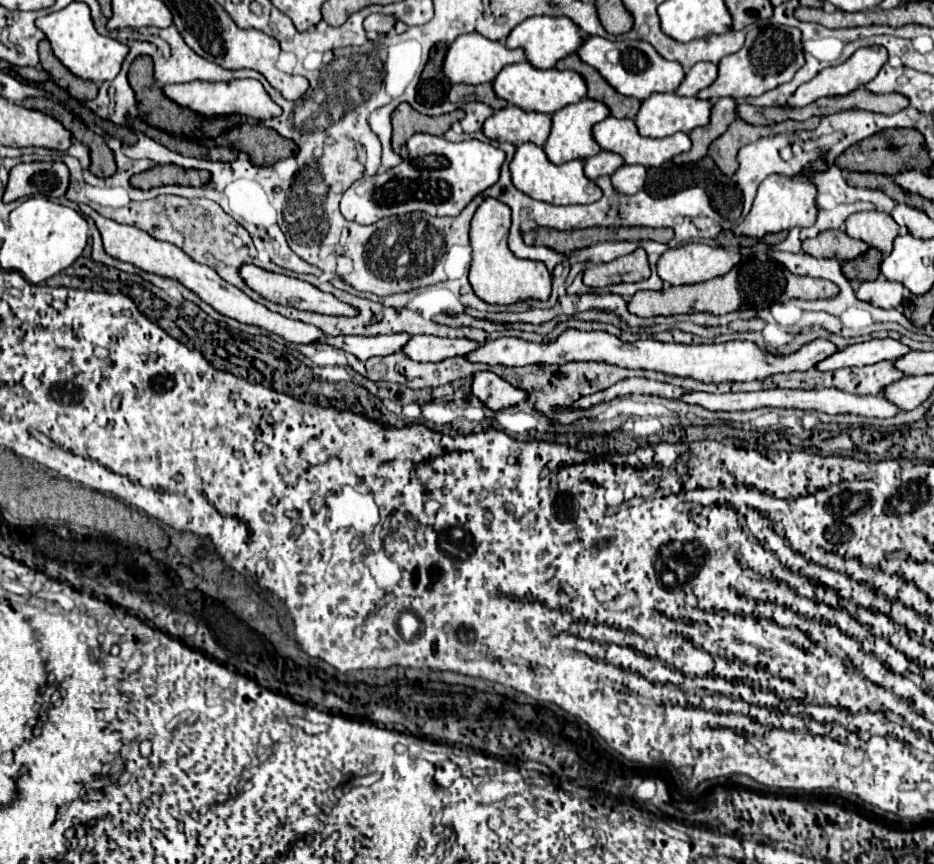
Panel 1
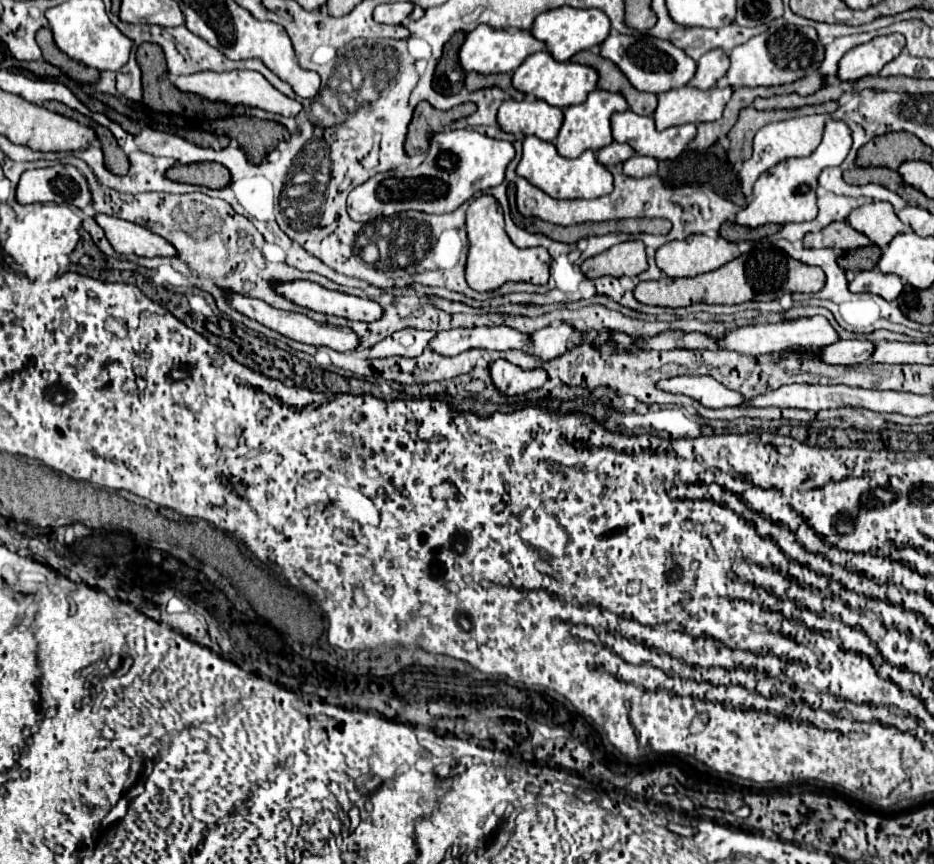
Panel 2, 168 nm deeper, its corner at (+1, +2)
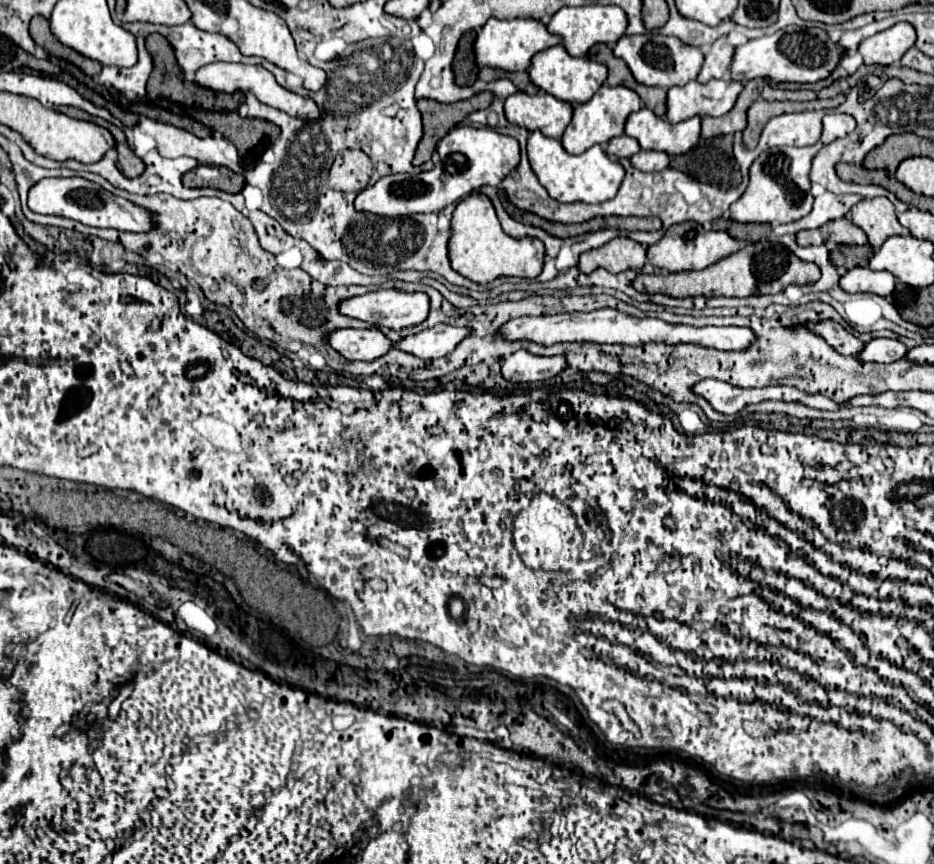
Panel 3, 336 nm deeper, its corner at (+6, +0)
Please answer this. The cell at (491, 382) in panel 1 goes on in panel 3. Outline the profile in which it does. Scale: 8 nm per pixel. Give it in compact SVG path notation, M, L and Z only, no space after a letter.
M516 351L502 361L502 377L506 381L530 383L556 377L564 369L564 357L536 357L526 351Z

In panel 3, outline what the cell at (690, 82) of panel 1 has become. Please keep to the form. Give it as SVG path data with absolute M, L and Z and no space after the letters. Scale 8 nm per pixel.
M718 39L712 49L704 57L702 71L698 75L698 83L708 83L710 79L728 79L730 71L730 61L732 61L734 49L726 43L726 39Z

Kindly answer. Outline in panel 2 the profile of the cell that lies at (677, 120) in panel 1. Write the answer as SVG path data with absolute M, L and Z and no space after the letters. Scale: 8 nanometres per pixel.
M689 85L675 91L665 91L663 95L659 95L659 105L653 115L655 125L657 129L667 129L685 123L717 121L723 115L731 93L731 87L711 87L703 91Z

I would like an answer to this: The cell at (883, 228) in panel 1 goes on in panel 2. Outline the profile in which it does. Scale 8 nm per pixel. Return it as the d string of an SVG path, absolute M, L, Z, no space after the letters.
M875 201L853 209L849 215L849 225L865 233L871 239L871 243L875 243L881 249L885 249L897 233L907 231L907 225L899 221L899 217L893 211L893 205L887 201Z

